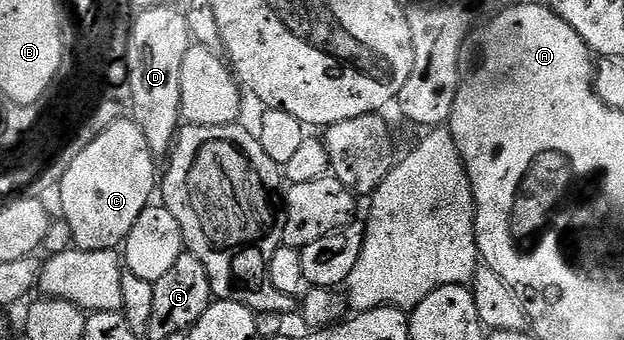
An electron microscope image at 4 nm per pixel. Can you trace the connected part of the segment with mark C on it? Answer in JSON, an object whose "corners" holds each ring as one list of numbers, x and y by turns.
{"corners":[[125,117,108,126,104,133,100,133,67,165,67,171,56,187,56,194,58,193,58,199,62,202,61,218,71,226,74,234,73,246,77,250,113,251,125,244,128,233,132,233,132,225,136,225,136,217,140,217,140,213,151,206,150,194,153,191,155,194,156,180,160,175,160,171,154,168,154,162,156,156,148,145,148,137,144,137,138,123]]}

